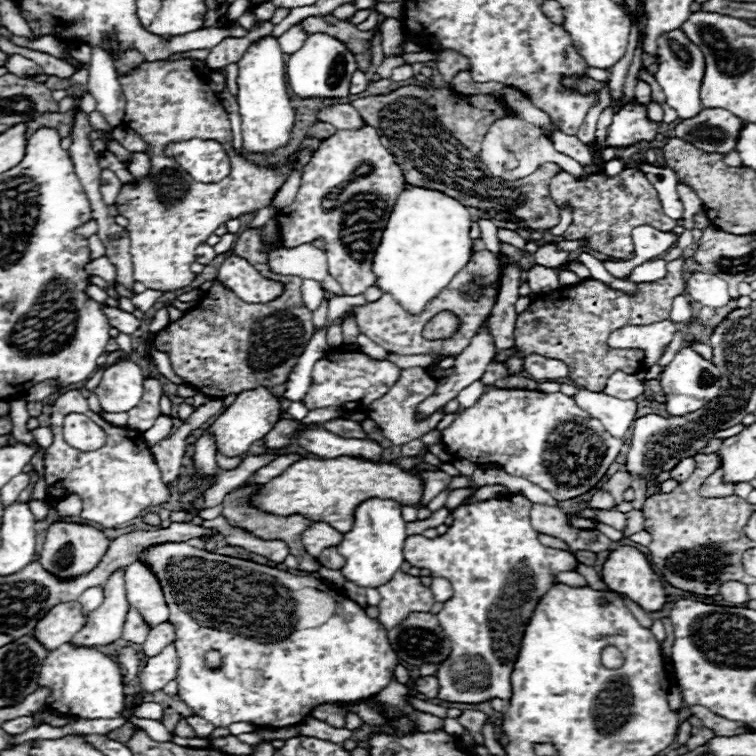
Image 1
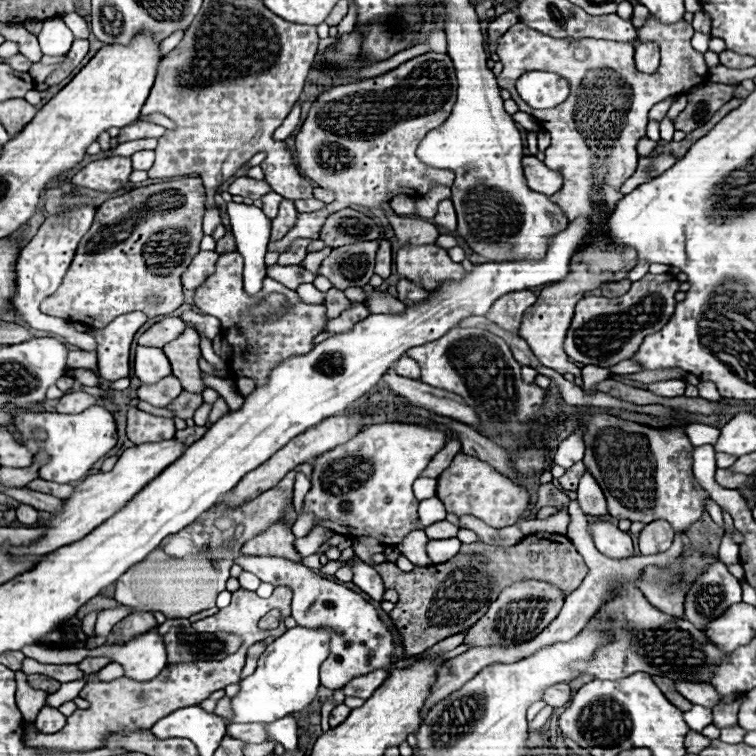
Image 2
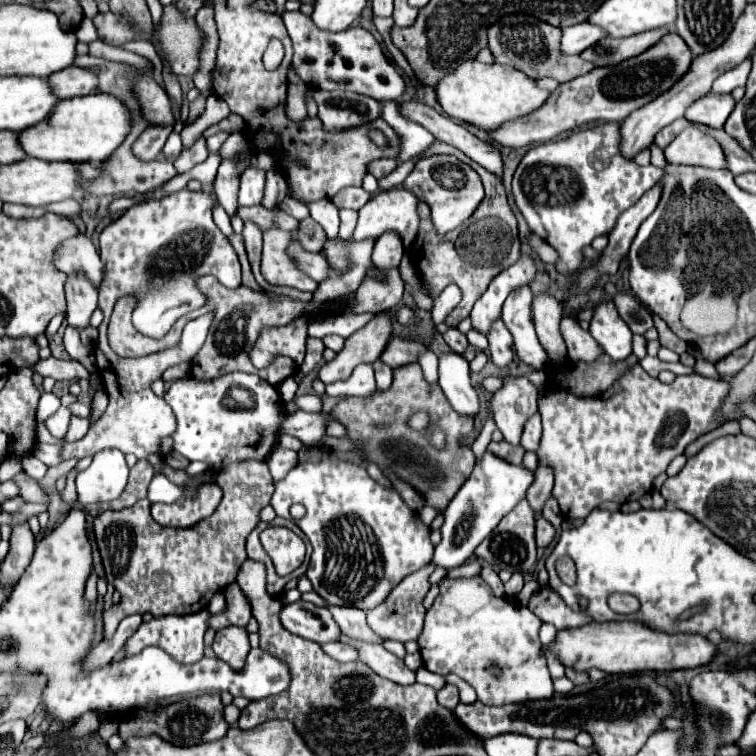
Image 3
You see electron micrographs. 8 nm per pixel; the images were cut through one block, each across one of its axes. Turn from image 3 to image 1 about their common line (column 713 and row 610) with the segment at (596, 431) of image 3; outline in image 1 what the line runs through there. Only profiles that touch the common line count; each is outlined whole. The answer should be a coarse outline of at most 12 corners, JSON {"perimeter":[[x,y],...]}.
{"perimeter":[[396,572],[378,588],[386,630],[436,602],[420,578]]}

